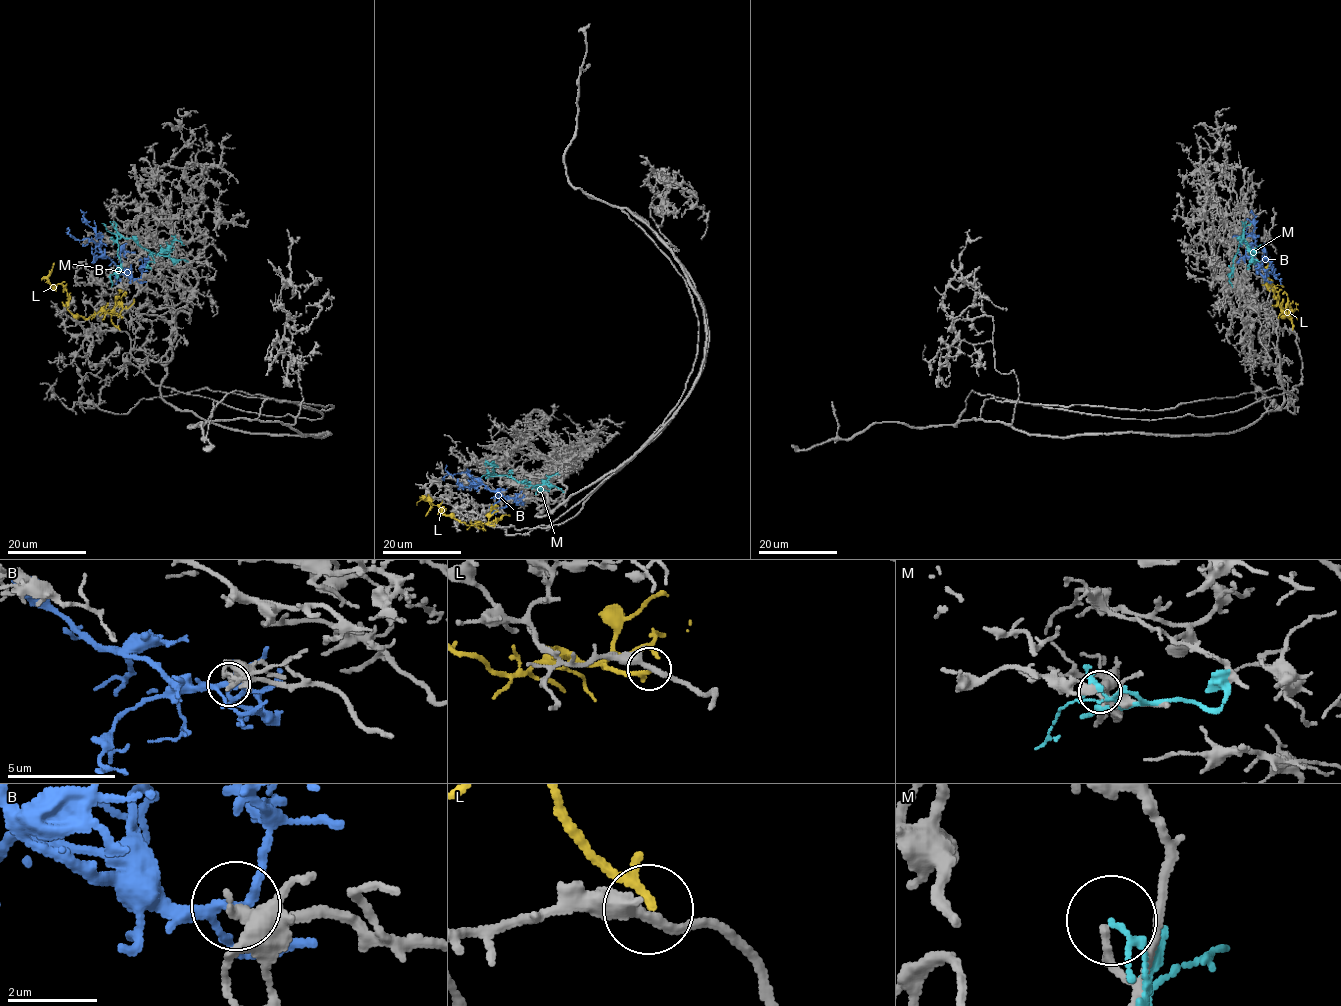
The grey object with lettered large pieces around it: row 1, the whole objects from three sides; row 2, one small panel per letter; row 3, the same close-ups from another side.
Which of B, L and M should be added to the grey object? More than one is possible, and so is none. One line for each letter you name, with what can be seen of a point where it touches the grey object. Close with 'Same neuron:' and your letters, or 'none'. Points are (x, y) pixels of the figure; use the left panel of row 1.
L: meets grey at (119, 330)
Same neuron: L

